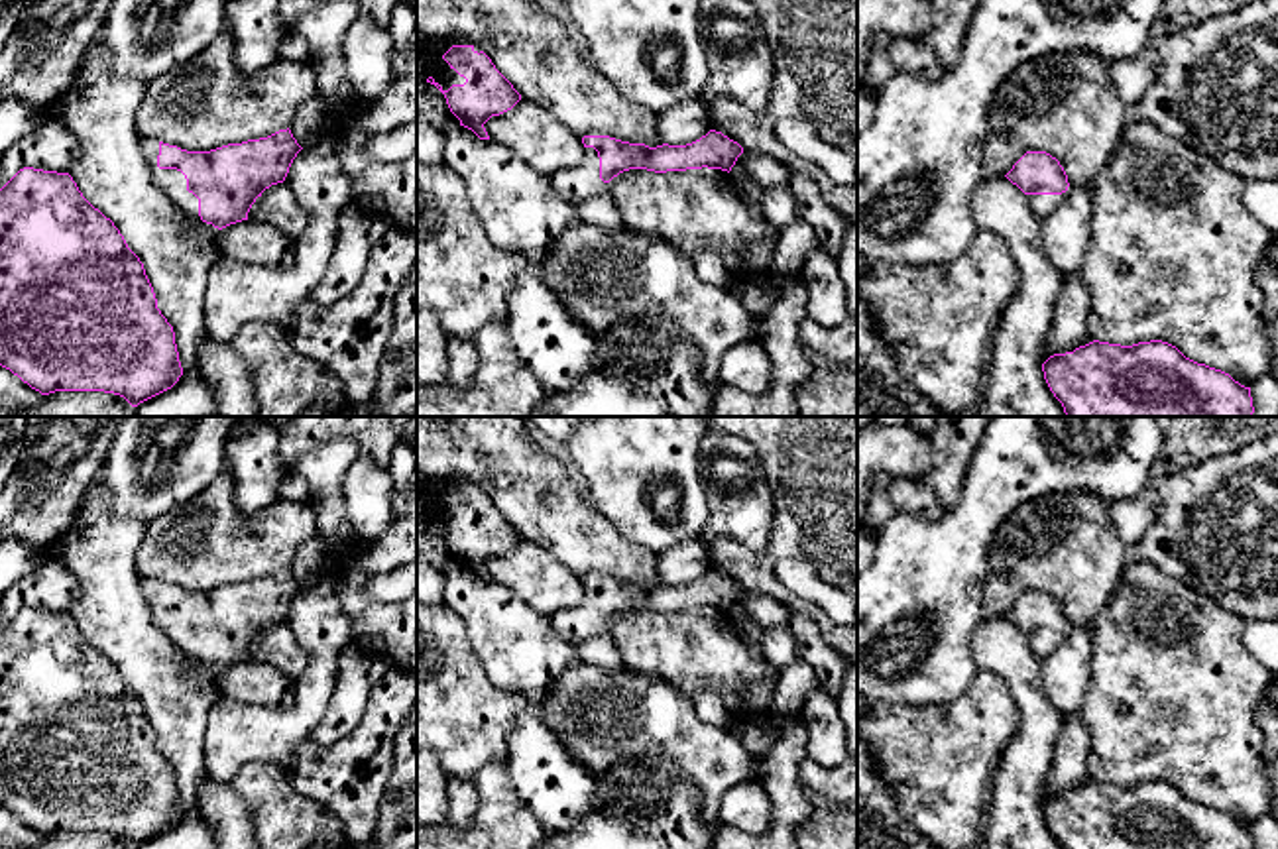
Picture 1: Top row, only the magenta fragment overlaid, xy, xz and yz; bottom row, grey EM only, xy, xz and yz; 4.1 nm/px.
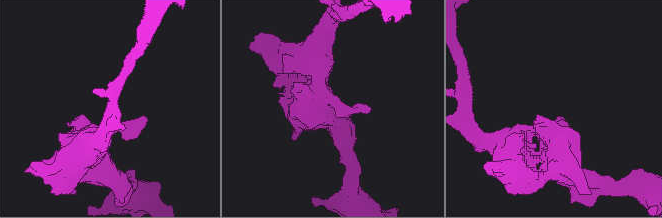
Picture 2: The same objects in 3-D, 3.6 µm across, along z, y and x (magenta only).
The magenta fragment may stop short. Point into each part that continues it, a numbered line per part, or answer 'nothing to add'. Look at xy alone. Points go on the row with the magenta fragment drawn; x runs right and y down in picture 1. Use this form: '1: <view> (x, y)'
1: xy (172, 181)

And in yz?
1: yz (1043, 205)

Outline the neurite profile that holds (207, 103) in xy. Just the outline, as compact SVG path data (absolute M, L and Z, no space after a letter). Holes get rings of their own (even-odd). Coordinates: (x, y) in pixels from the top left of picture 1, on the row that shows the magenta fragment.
M228 24L197 57L145 83L145 92L136 114L136 130L187 151L210 151L228 143L267 138L287 130L295 112L319 96L317 77L301 61L277 61L254 75L238 69L234 55L234 33Z

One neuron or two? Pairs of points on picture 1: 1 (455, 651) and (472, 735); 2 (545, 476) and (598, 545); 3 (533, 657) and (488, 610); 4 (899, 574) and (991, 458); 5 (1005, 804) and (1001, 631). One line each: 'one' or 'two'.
1: one
2: one
3: one
4: one
5: one

